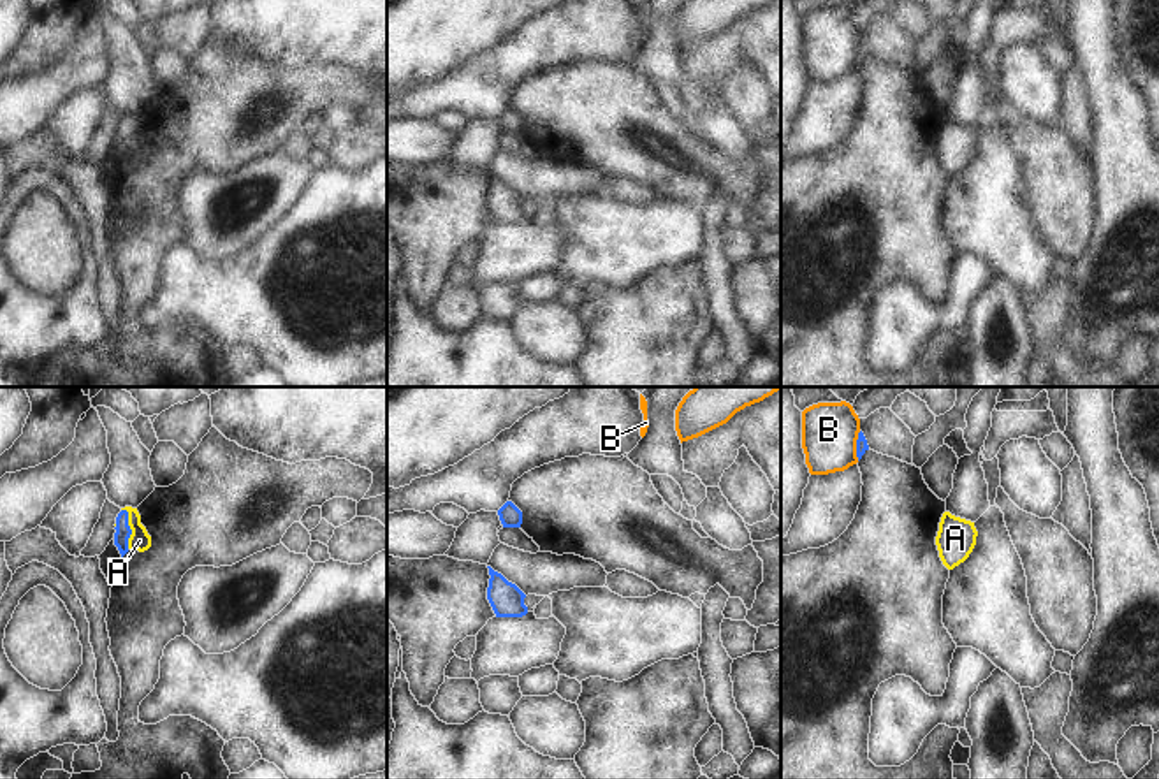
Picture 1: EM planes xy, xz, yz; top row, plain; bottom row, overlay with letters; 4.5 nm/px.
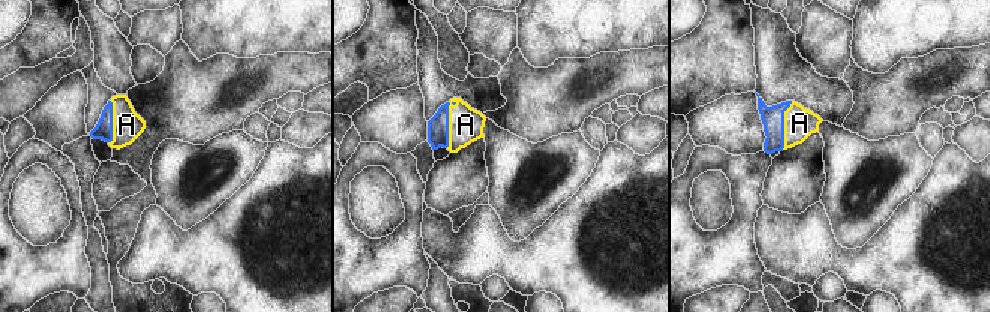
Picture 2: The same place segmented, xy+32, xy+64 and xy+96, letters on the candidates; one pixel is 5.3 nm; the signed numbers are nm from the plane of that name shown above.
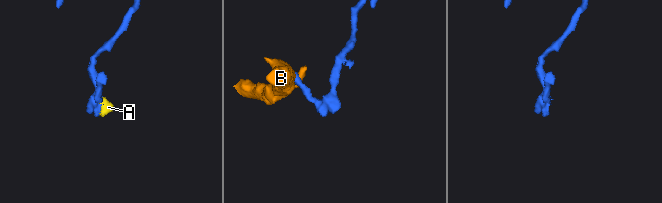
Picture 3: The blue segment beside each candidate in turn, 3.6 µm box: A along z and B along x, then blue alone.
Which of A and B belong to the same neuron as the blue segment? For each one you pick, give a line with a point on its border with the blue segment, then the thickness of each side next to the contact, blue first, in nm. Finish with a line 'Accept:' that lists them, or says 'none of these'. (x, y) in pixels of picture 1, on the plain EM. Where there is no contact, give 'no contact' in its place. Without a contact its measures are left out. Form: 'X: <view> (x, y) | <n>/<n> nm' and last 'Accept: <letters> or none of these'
A: xy (129, 134) | 70/100 nm
Accept: A

